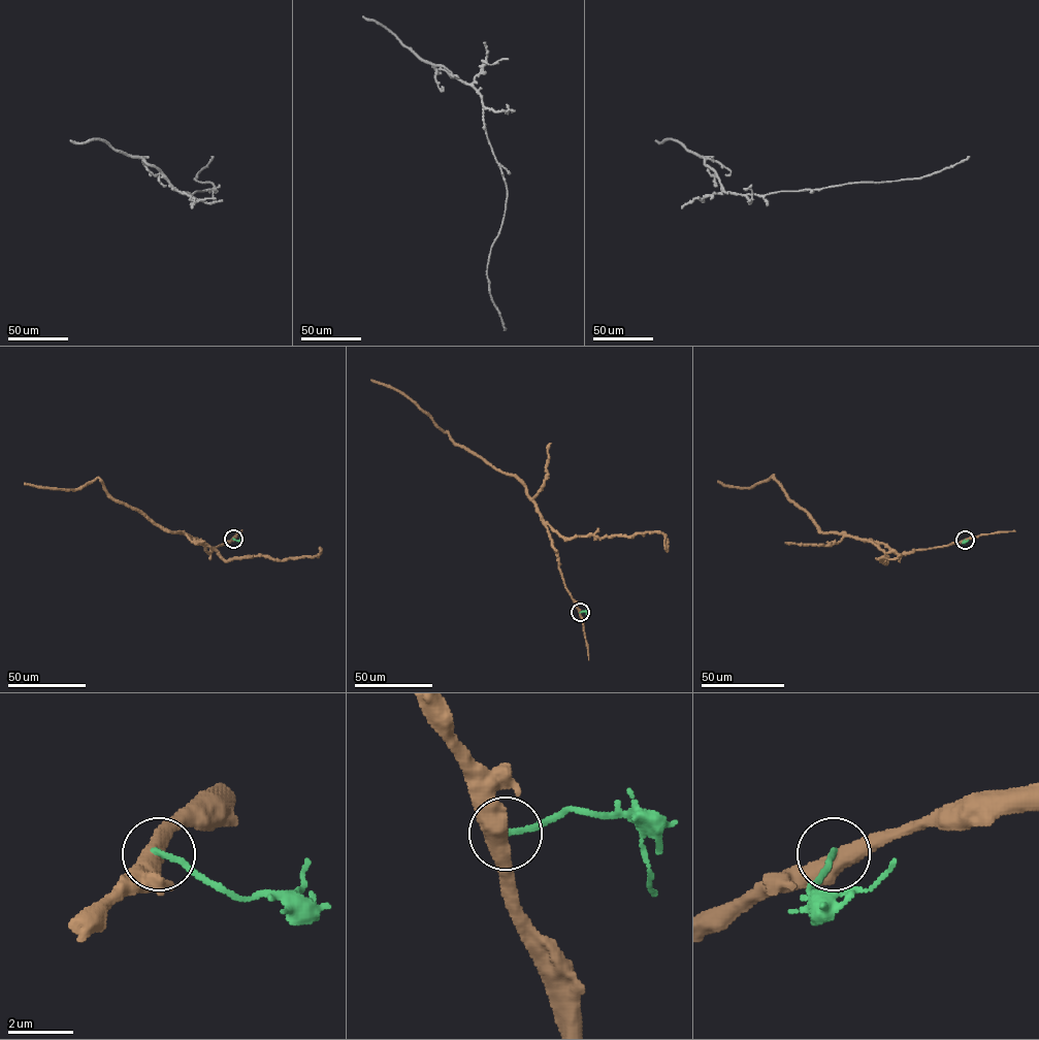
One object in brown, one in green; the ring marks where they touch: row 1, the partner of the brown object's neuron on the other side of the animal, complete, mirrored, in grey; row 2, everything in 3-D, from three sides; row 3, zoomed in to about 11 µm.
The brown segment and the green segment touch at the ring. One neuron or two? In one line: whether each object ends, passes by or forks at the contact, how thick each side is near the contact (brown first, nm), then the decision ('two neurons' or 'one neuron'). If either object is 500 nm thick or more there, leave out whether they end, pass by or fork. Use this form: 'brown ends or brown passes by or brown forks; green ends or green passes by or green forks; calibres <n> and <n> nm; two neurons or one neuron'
calibres 500 and 180 nm; two neurons

